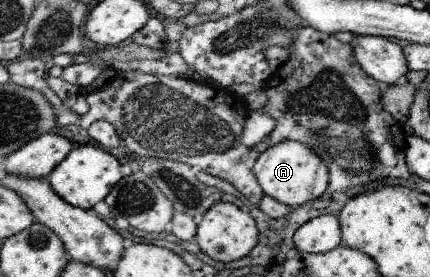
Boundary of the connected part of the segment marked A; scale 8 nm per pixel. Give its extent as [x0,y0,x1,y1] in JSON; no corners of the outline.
[253,141,329,207]

